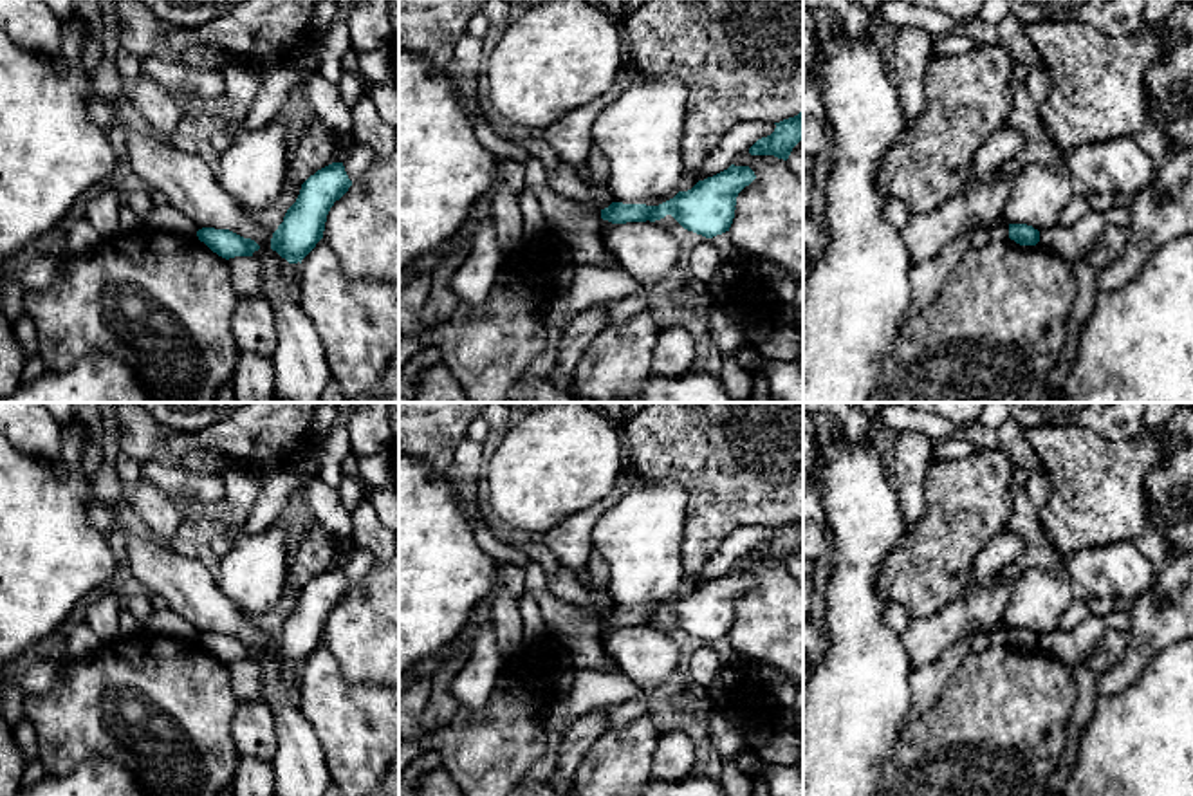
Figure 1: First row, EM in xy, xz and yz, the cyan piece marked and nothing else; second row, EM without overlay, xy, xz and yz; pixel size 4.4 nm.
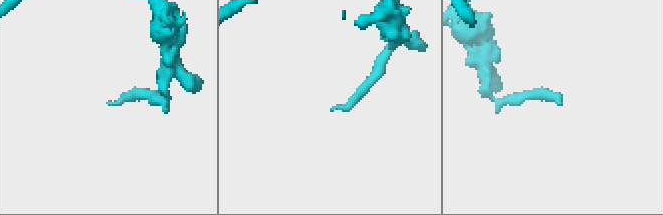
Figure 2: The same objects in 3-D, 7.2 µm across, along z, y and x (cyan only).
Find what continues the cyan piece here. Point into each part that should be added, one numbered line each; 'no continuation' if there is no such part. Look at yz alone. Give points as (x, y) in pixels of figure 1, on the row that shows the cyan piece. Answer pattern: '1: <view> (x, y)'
no continuation

